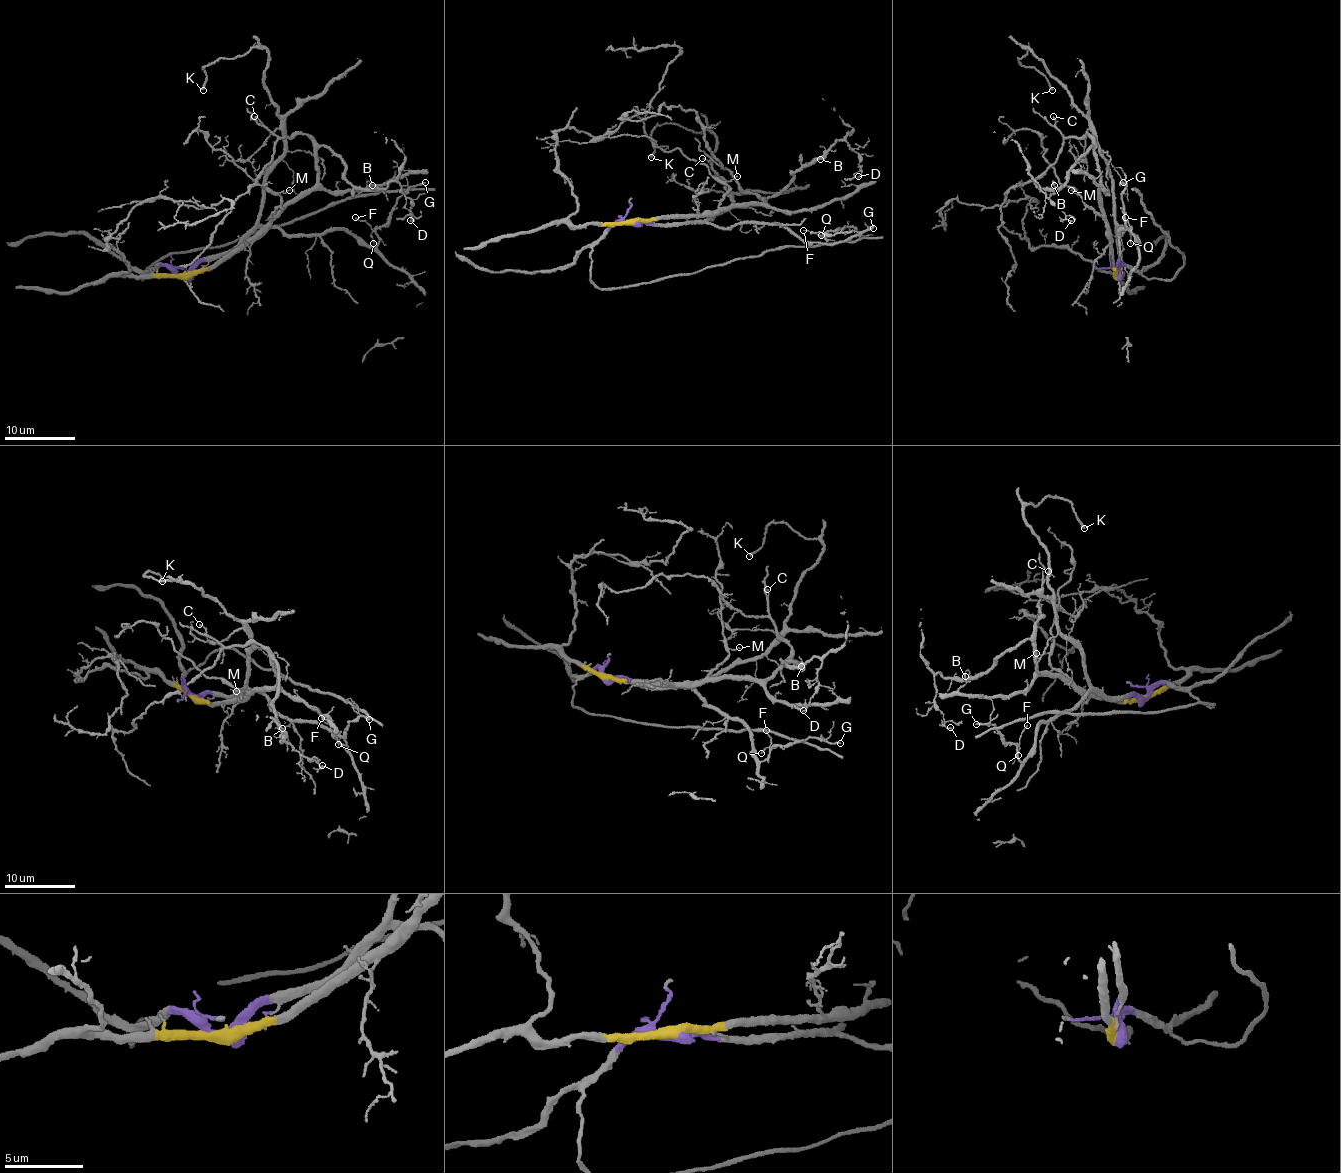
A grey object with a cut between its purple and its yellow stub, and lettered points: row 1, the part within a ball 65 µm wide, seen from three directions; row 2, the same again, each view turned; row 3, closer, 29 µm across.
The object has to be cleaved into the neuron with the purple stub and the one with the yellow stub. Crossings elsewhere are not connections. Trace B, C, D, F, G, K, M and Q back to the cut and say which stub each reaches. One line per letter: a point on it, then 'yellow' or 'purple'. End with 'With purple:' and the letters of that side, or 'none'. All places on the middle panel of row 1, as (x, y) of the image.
B: place (820, 159); yellow
C: place (702, 158); yellow
D: place (858, 176); yellow
F: place (803, 230); purple
G: place (873, 228); purple
K: place (651, 157); purple
M: place (737, 176); yellow
Q: place (821, 235); purple
With purple: F, G, K, Q

